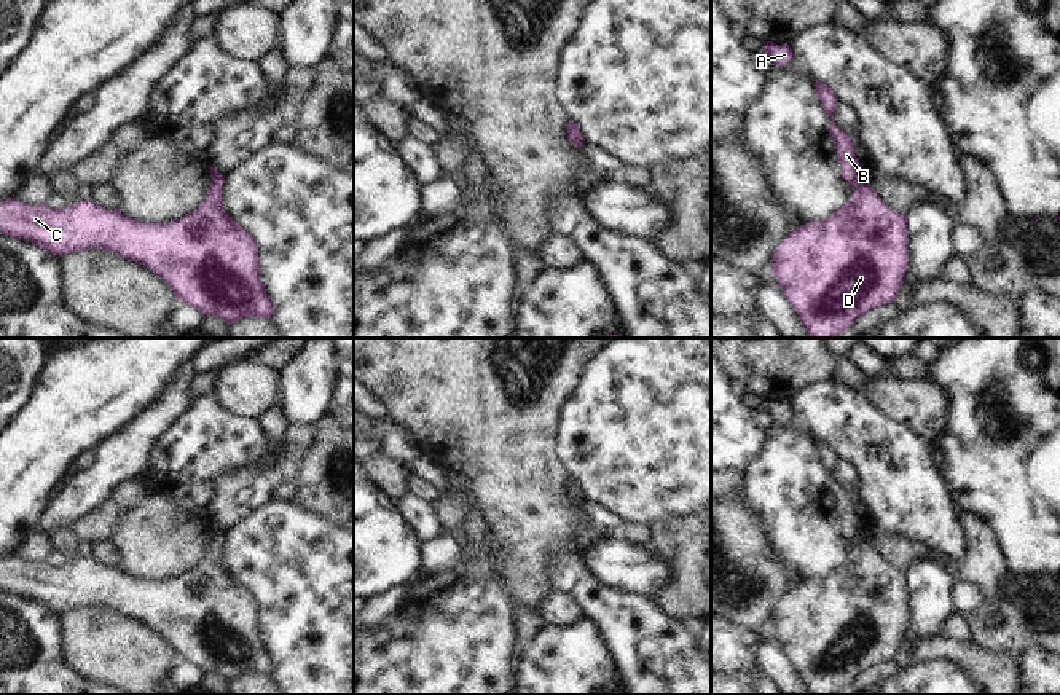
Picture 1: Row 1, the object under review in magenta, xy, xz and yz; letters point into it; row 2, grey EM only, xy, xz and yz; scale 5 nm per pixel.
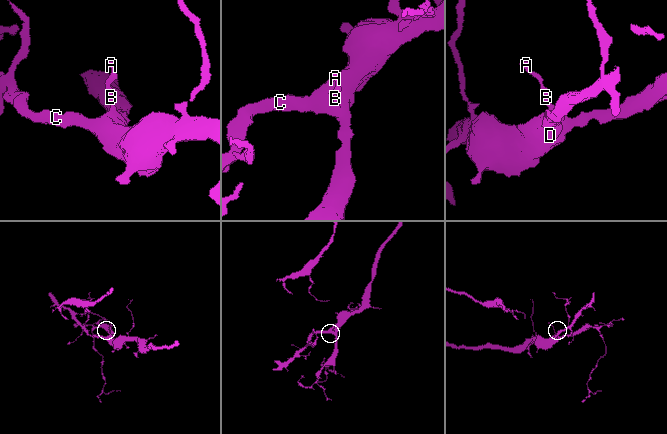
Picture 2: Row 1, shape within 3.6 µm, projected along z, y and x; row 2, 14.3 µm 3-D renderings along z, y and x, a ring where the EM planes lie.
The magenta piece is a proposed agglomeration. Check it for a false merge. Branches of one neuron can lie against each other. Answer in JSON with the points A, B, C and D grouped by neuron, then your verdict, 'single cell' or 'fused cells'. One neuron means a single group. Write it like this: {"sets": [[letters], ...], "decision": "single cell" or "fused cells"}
{"sets": [["A", "B", "C", "D"]], "decision": "single cell"}

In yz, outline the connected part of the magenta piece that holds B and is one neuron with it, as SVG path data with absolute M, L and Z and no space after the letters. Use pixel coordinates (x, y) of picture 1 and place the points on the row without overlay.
M811 435L822 465L830 473L830 493L840 518L840 531L854 544L850 558L821 579L799 582L775 606L770 628L778 644L797 669L808 695L837 695L861 673L885 660L894 660L907 628L907 574L883 561L880 553L861 539L862 521L850 494L834 478L837 454L821 438Z

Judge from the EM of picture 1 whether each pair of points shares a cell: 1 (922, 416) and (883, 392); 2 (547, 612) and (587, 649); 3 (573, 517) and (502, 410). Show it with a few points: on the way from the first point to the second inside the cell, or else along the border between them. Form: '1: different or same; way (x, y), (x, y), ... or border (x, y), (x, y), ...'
1: same; way (912, 407), (893, 397)
2: different; border (582, 616), (566, 625), (544, 624)
3: same; way (545, 490), (528, 472), (528, 437)

